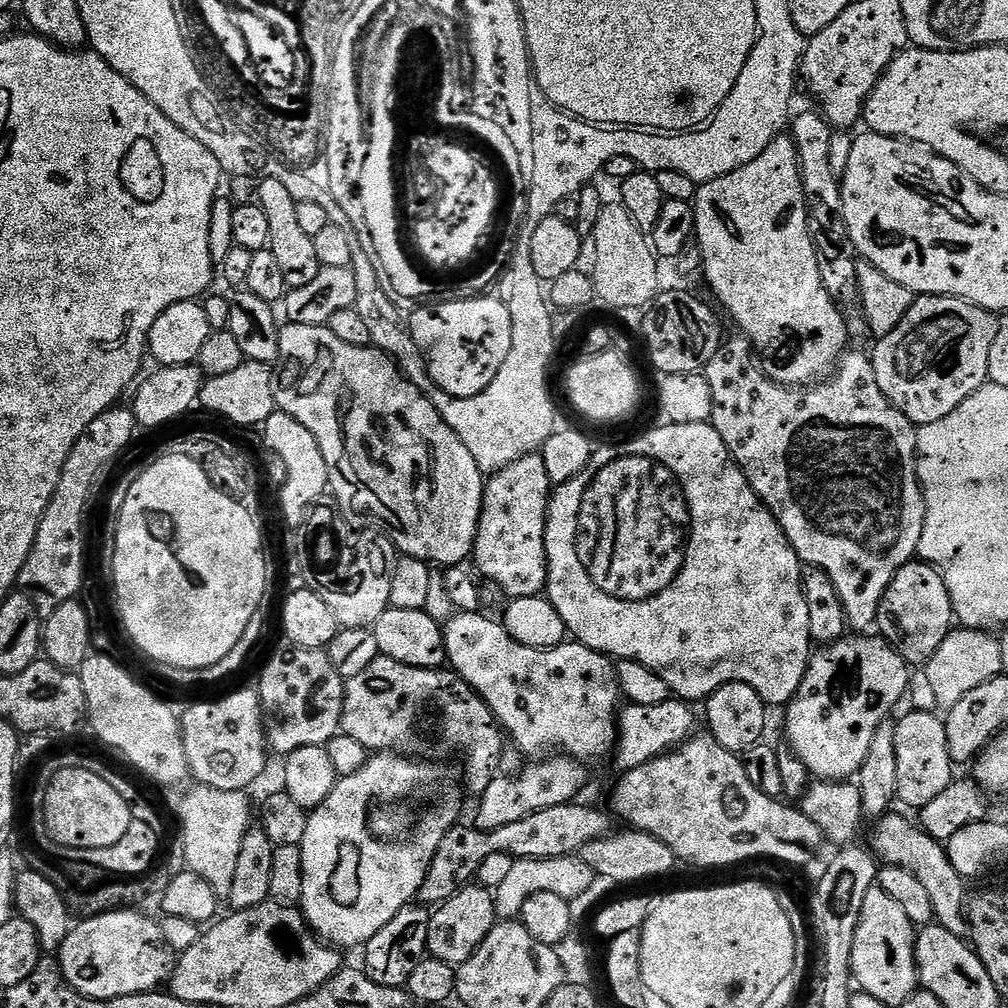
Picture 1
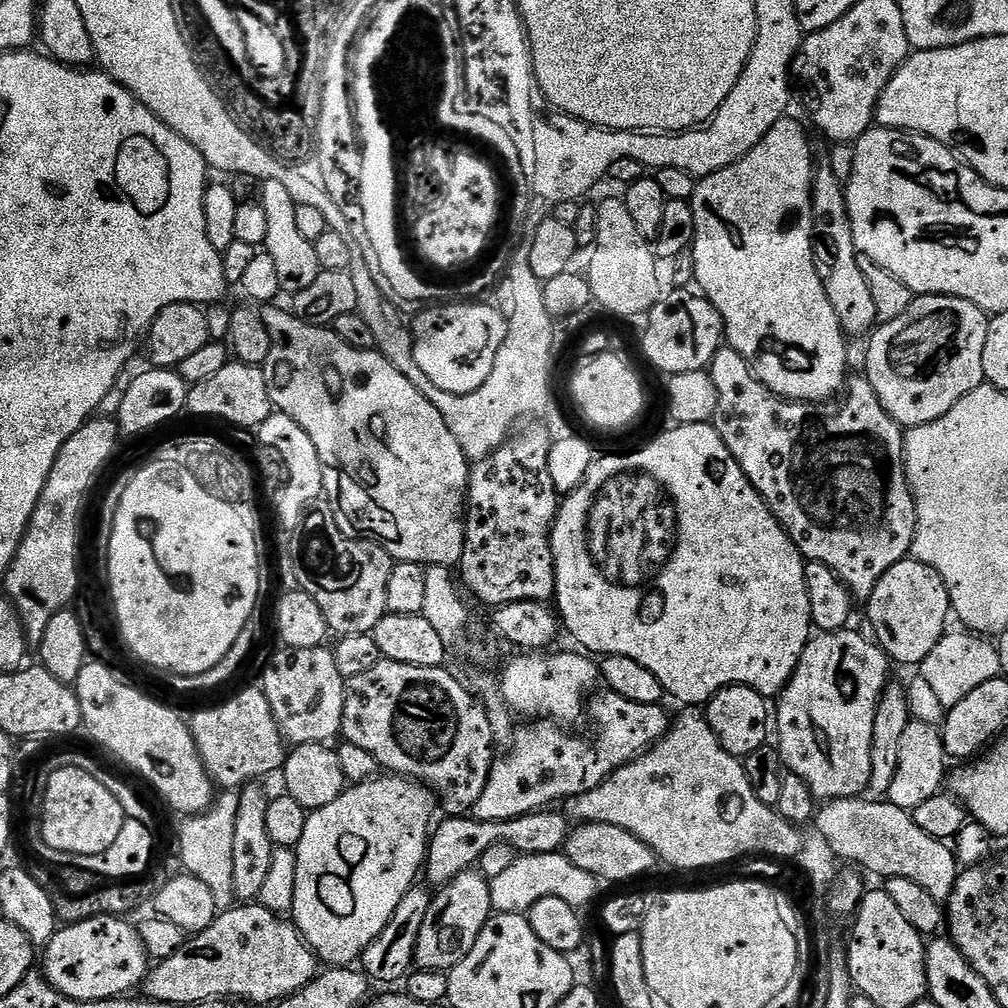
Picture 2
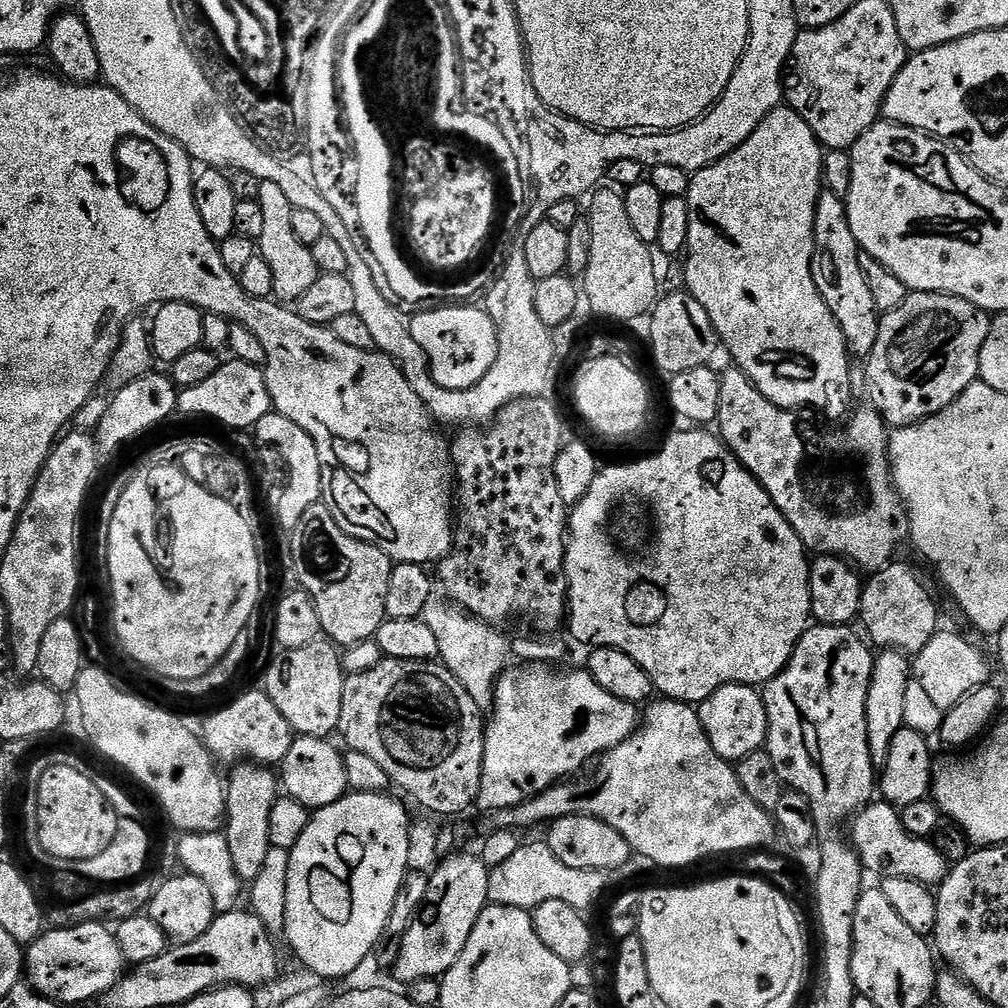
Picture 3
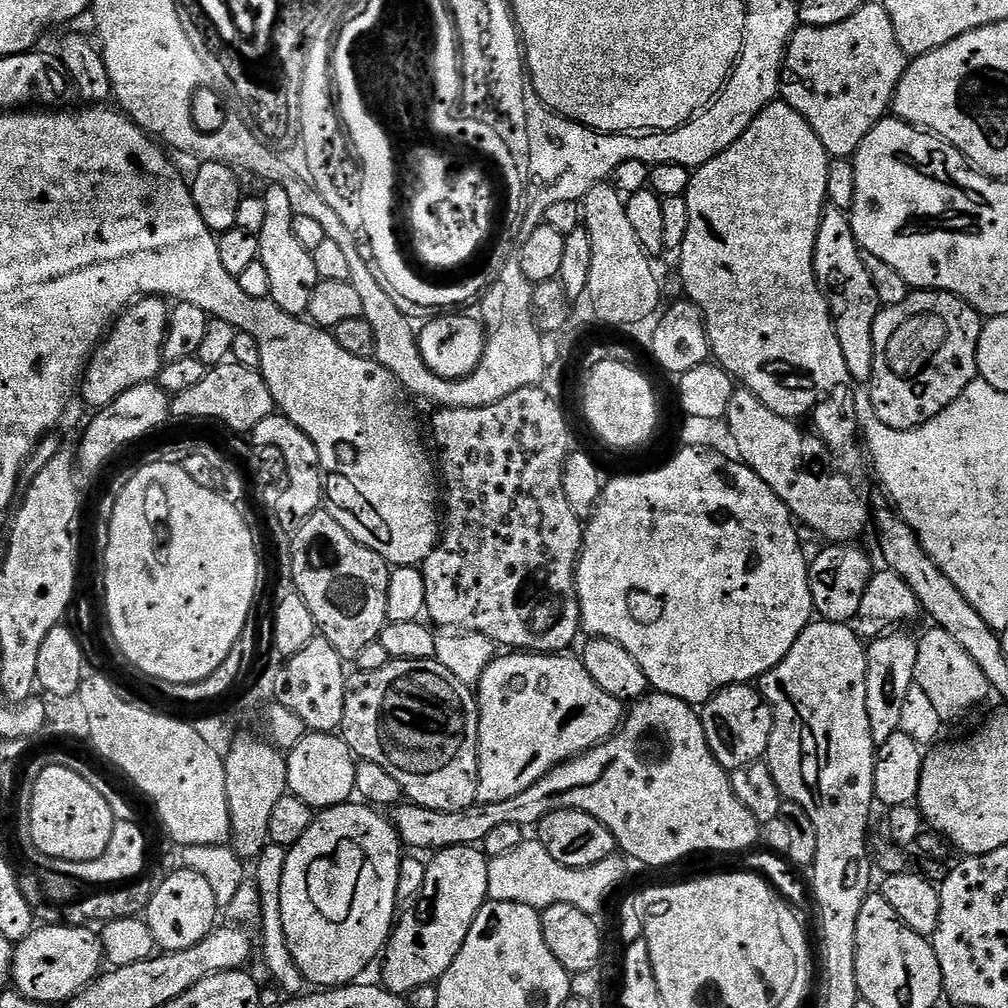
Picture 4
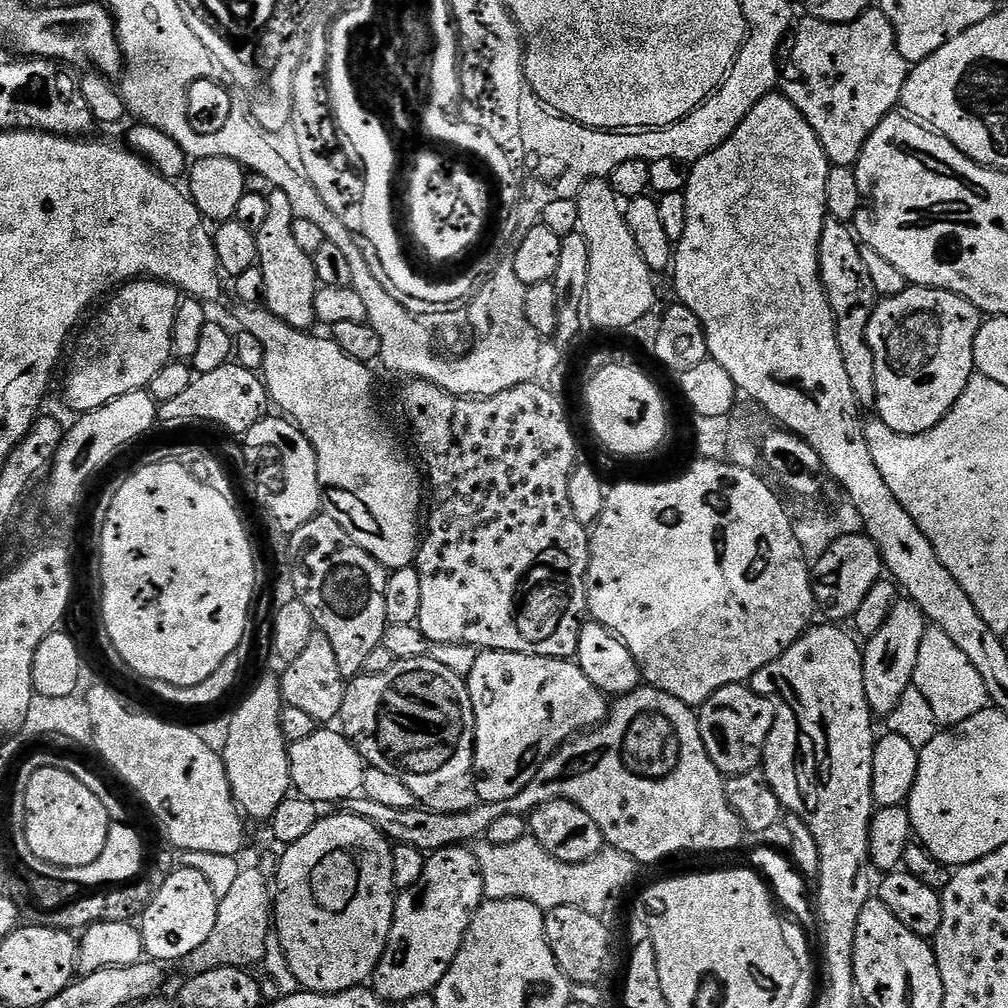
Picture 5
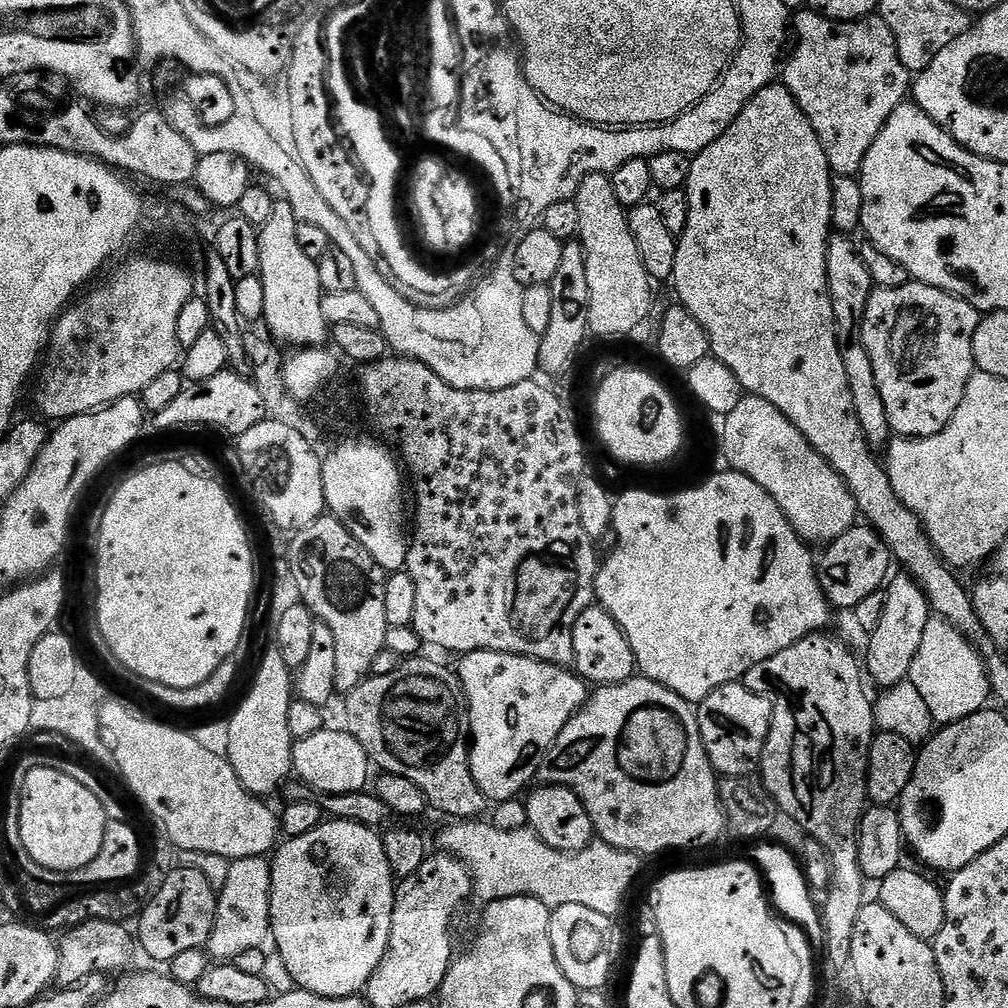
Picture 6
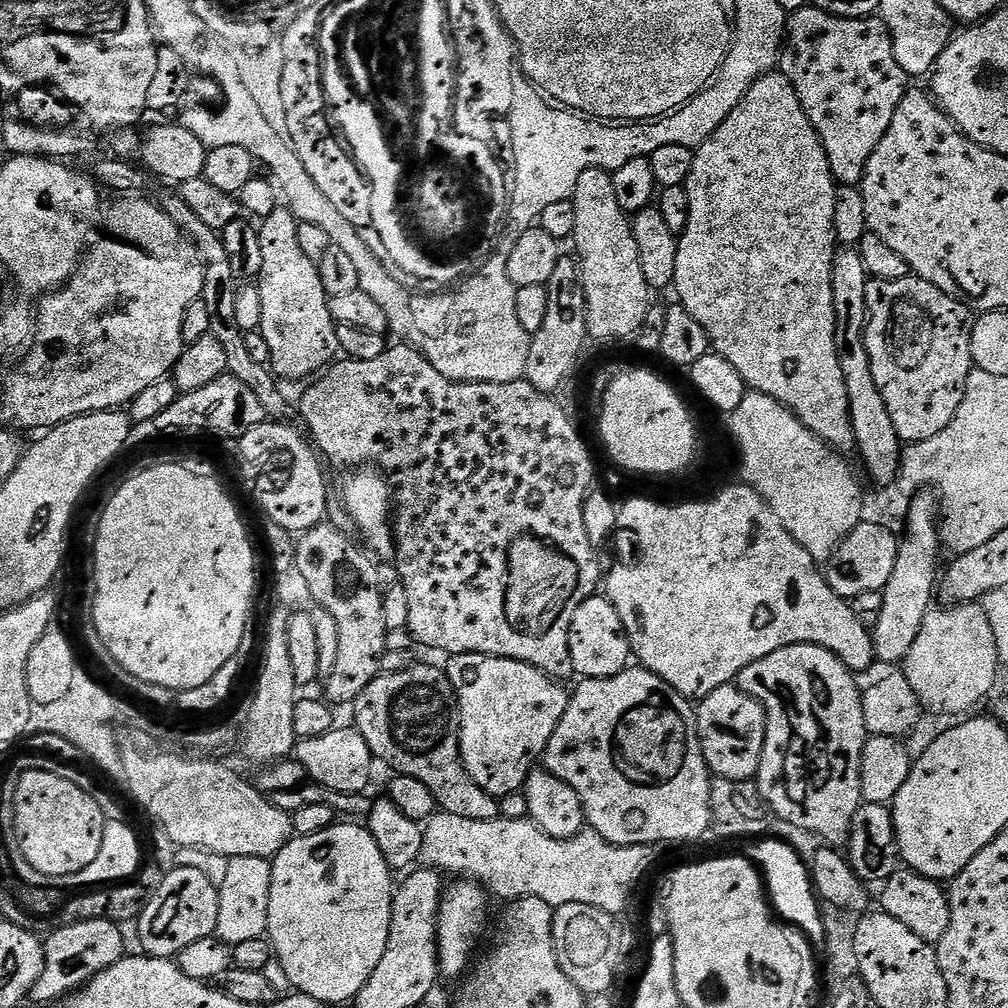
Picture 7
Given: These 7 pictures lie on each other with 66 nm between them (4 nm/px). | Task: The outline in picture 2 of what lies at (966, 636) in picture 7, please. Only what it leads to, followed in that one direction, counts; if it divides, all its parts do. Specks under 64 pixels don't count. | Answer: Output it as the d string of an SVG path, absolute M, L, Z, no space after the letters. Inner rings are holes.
M952 630L945 634L918 668L919 675L926 678L946 710L957 706L962 698L973 693L982 683L1001 675L999 647L991 639L977 636L967 630L959 631Z

